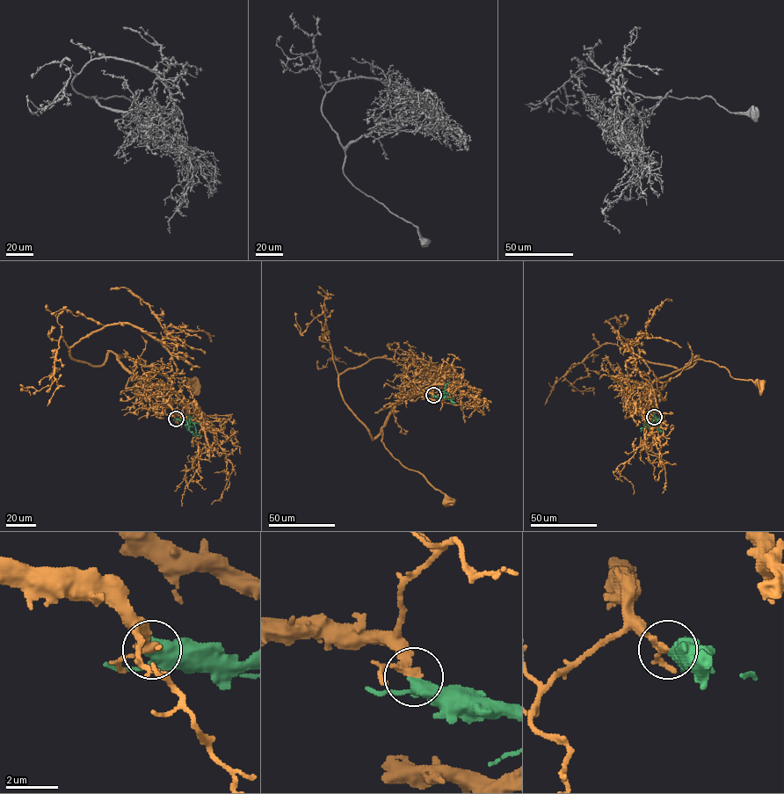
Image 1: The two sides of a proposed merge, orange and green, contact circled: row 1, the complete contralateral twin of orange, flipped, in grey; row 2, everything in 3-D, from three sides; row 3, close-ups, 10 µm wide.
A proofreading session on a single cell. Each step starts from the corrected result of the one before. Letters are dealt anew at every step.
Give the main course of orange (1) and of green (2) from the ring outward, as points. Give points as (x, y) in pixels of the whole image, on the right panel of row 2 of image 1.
1: (654, 417), (649, 411), (649, 394), (654, 381), (696, 360), (714, 361), (732, 377), (760, 384)
2: (654, 417), (657, 419), (661, 431), (659, 431)

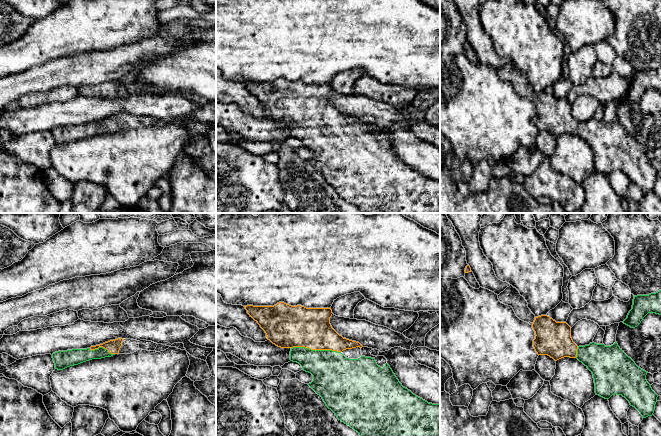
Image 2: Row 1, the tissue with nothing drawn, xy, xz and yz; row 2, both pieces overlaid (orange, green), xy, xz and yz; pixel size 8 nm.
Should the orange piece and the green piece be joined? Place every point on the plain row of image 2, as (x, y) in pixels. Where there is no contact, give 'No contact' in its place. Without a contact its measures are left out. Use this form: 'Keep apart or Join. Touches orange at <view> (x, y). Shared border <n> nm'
Join. Touches orange at xz (316, 125). Shared border 400 nm

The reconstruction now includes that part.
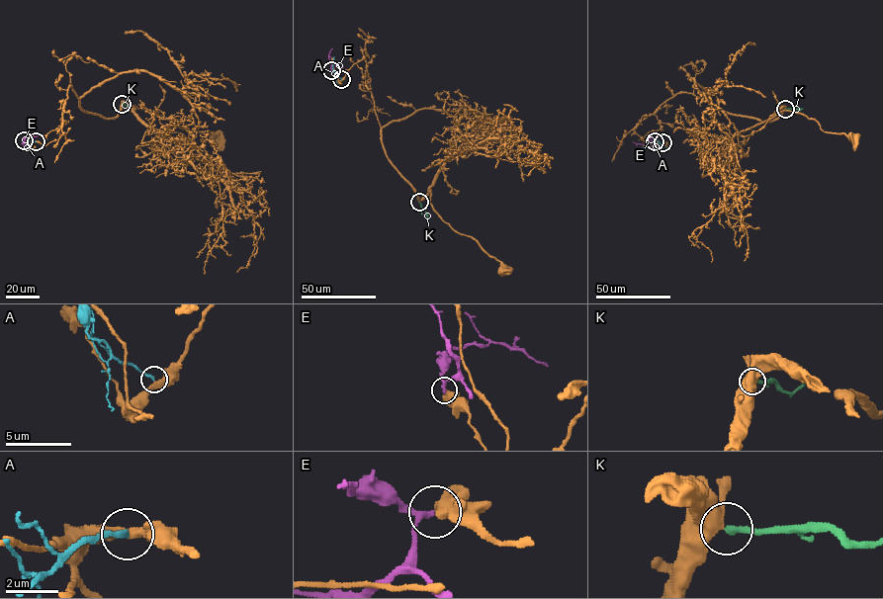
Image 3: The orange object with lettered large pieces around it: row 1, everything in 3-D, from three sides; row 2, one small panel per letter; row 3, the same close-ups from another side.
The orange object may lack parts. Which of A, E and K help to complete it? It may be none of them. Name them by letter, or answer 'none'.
none

